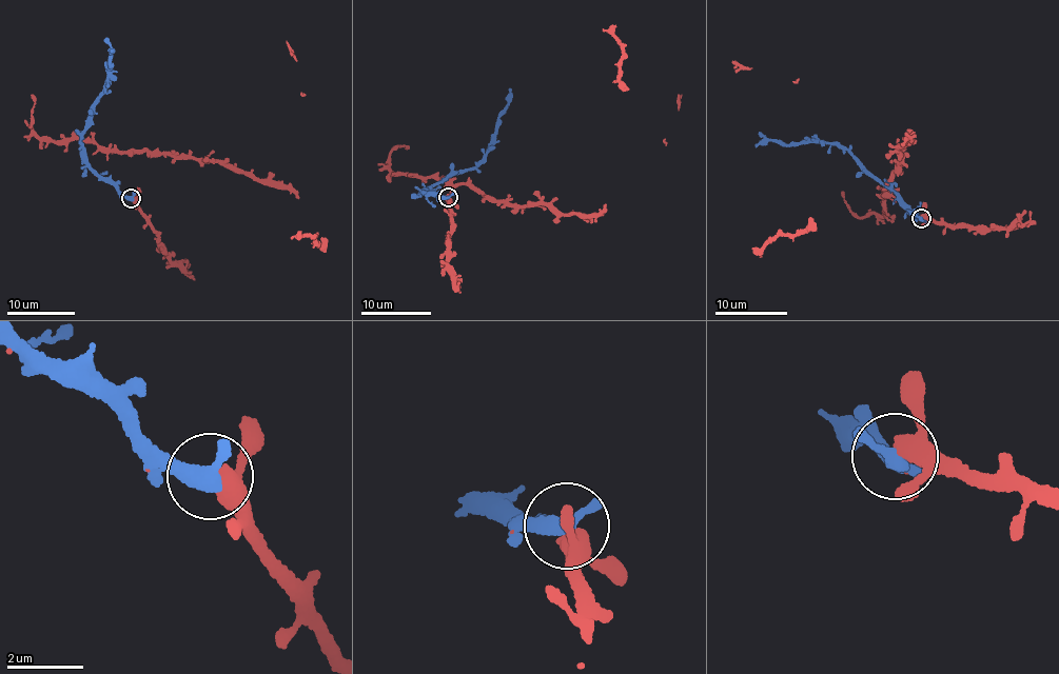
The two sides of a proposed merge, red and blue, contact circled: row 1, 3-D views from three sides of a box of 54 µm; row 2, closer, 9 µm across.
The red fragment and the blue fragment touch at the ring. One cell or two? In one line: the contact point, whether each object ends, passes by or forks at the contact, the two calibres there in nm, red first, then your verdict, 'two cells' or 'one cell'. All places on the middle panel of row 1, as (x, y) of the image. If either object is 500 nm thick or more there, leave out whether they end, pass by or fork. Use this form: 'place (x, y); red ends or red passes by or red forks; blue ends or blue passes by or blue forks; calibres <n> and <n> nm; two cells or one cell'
place (448, 197); calibres 400 and 500 nm; one cell

